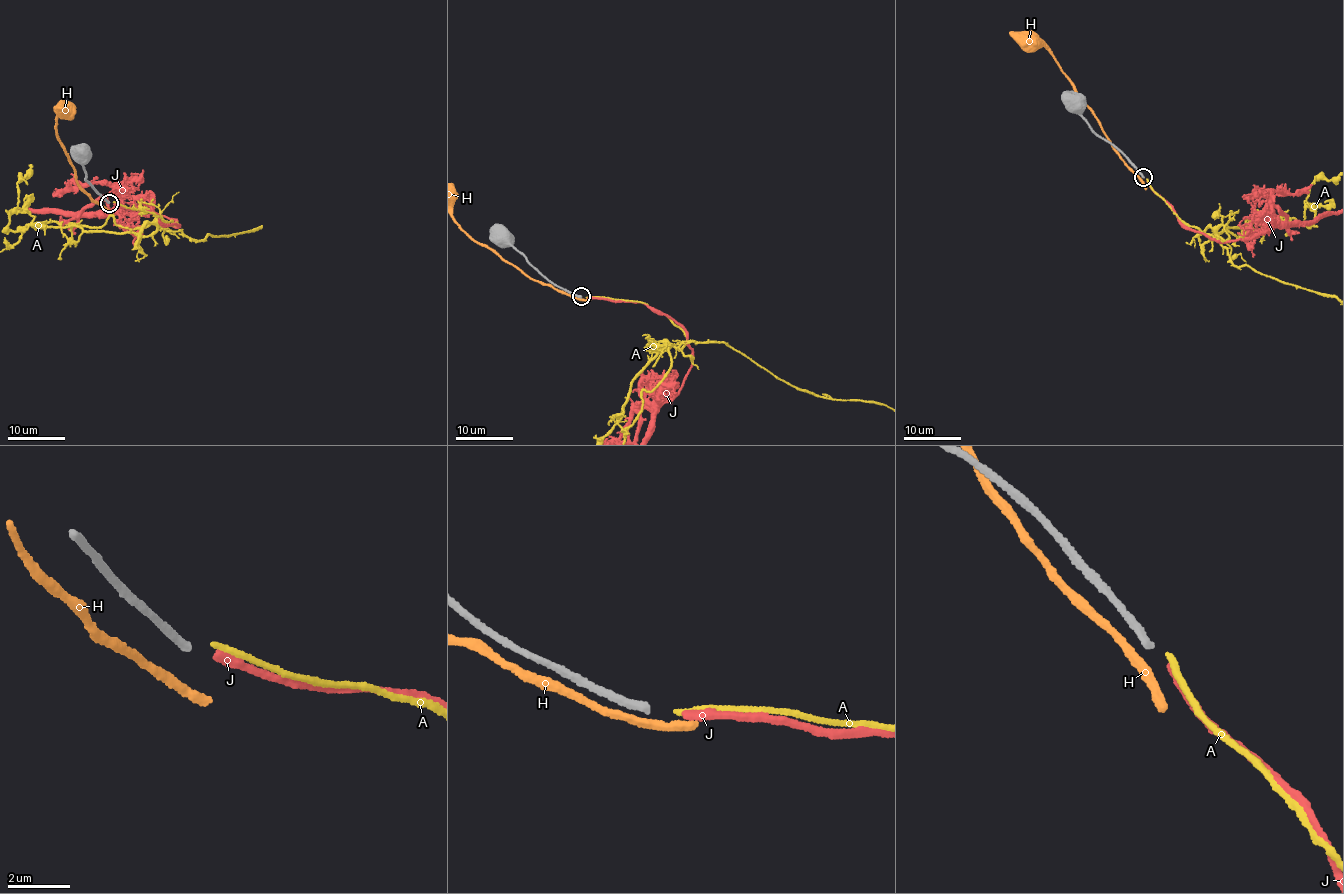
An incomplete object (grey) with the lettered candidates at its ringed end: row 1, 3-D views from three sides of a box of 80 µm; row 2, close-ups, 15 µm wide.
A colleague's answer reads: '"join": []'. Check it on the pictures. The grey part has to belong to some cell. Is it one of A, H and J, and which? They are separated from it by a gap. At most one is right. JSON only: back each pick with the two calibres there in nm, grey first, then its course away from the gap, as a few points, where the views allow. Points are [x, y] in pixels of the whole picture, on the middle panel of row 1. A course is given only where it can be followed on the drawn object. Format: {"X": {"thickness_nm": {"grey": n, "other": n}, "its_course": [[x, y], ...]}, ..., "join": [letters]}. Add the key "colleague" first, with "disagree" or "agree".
{"colleague": "agree", "join": []}

